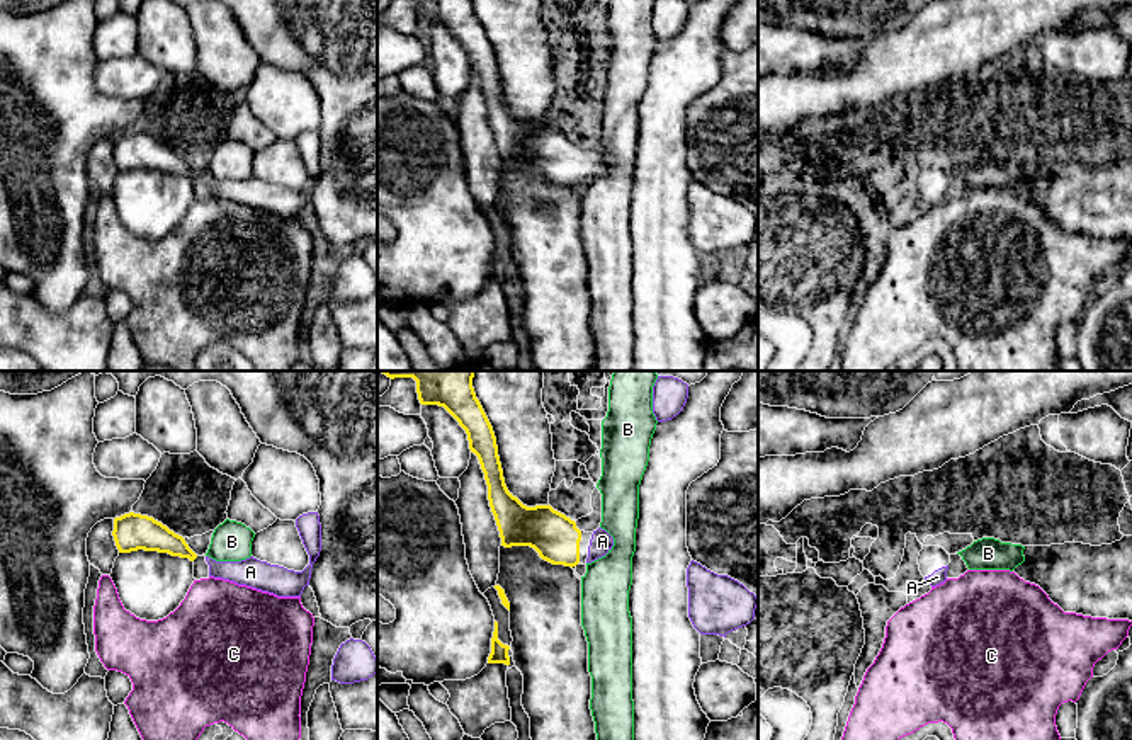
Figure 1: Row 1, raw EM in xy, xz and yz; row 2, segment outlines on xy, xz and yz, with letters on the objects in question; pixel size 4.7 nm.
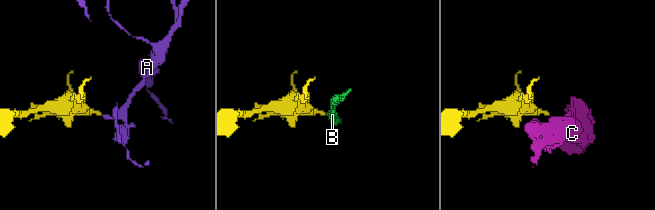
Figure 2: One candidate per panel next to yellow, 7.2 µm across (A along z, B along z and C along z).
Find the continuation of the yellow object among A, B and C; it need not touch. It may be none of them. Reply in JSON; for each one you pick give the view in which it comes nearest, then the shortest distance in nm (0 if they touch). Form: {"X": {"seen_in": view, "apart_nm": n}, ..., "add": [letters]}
{"A": {"seen_in": "xz", "apart_nm": 40}, "add": ["A"]}

